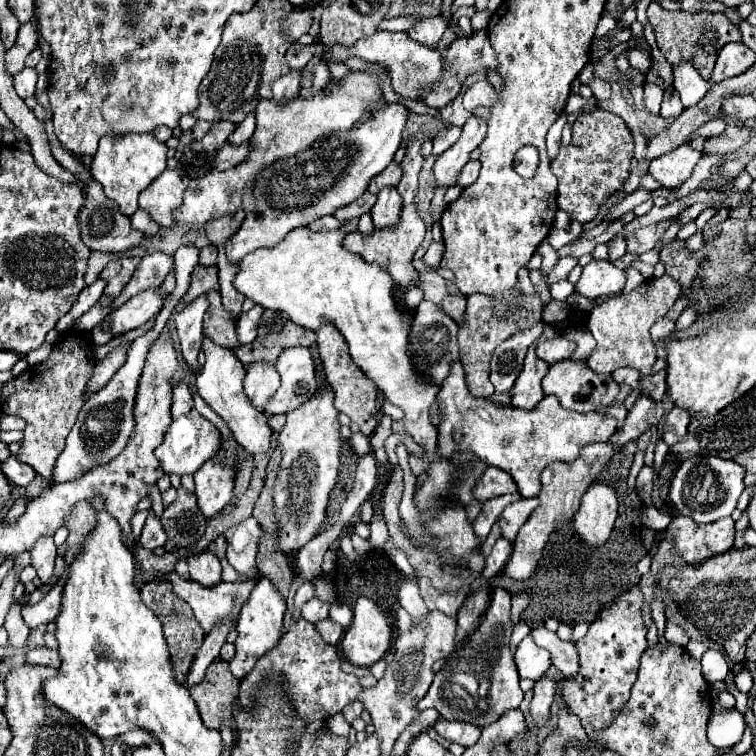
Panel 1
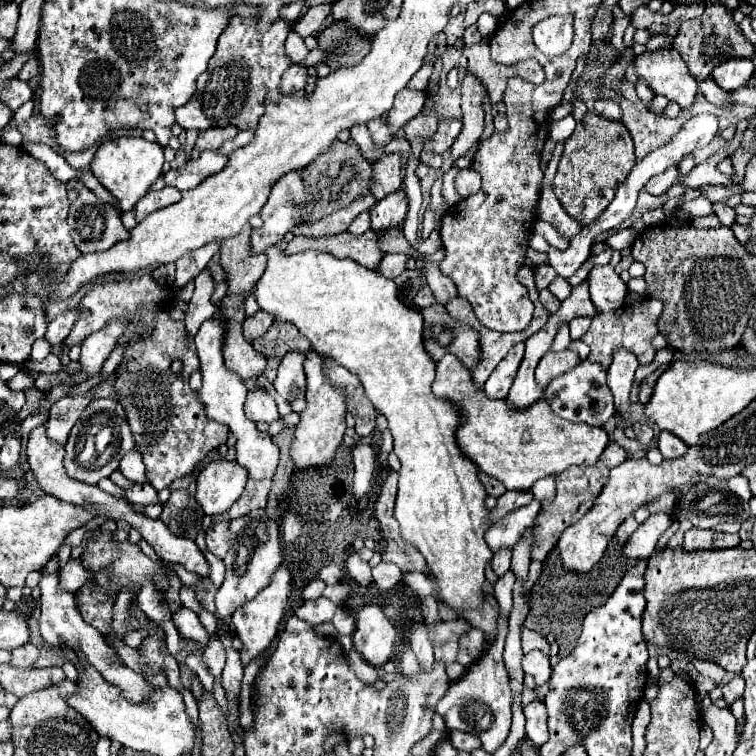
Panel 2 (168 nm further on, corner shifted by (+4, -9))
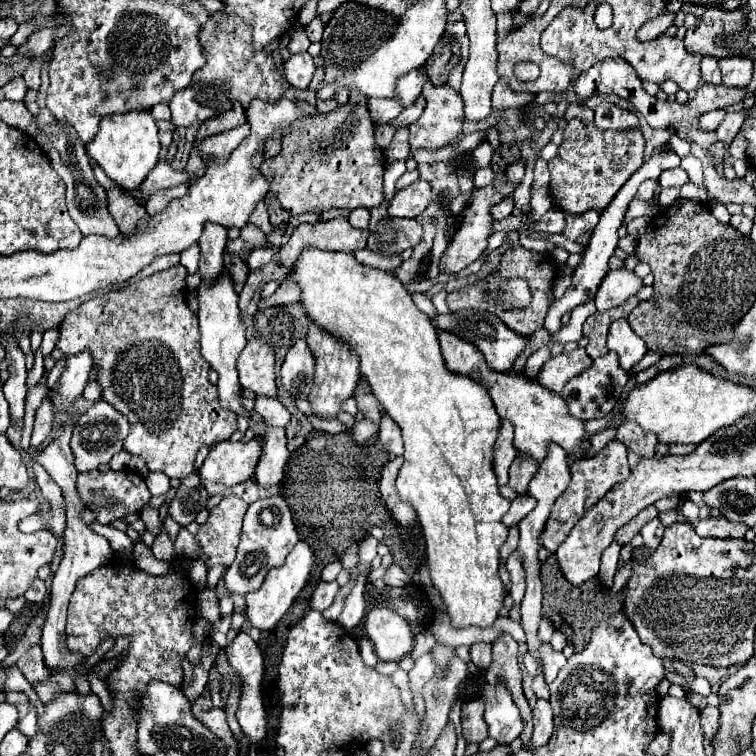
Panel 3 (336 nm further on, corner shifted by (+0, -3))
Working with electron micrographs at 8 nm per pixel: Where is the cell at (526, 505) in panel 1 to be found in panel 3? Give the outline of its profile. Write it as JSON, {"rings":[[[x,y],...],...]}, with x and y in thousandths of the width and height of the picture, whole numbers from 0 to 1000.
{"rings":[[[700,653],[684,656],[684,659],[676,664],[673,677],[665,683],[665,693],[668,693],[671,698],[684,696],[684,693],[708,672],[708,667],[710,667],[710,661],[708,661],[705,656],[700,656]]]}

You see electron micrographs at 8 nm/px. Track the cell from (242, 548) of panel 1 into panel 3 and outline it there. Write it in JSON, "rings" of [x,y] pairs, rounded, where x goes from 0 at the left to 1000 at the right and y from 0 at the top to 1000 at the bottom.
{"rings":[[[358,656],[343,664],[335,664],[324,680],[313,735],[295,762],[300,786],[308,788],[308,786],[329,786],[332,780],[343,780],[353,757],[374,746],[374,741],[385,730],[385,725],[393,720],[393,714],[396,714],[396,706],[388,693],[385,675],[372,656]]]}

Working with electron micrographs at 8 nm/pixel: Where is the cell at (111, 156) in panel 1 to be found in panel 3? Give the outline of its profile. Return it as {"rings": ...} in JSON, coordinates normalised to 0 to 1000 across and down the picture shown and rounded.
{"rings":[[[189,146],[189,148],[142,153],[142,159],[131,164],[128,180],[112,196],[115,196],[115,204],[139,225],[139,230],[152,243],[157,243],[168,254],[176,254],[189,243],[194,228],[205,222],[205,217],[210,214],[213,190],[210,190],[208,167],[200,148]]]}

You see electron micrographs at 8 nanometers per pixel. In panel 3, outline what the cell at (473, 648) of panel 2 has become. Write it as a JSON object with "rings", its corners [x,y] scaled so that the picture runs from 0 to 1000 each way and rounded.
{"rings":[[[644,849],[626,852],[620,865],[623,865],[623,876],[636,886],[642,886],[649,878],[649,852],[644,852]]]}

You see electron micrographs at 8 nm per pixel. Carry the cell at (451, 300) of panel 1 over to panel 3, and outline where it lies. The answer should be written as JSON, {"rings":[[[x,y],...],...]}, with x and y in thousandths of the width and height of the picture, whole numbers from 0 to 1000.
{"rings":[[[512,265],[504,267],[499,275],[491,275],[491,294],[488,294],[488,320],[485,328],[509,339],[530,336],[533,331],[549,328],[560,315],[560,302],[546,288],[517,288],[512,283]]]}

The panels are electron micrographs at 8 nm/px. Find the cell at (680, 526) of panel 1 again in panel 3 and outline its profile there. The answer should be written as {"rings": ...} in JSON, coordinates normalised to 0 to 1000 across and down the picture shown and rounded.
{"rings":[[[933,685],[919,696],[919,704],[925,709],[940,709],[940,712],[985,712],[985,704],[991,698],[985,693],[964,690],[962,685]]]}

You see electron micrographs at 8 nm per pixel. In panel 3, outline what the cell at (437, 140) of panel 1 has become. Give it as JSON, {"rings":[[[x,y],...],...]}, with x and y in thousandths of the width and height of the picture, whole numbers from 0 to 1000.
{"rings":[[[560,114],[565,140],[557,156],[541,167],[544,198],[578,198],[597,190],[612,172],[612,132],[594,114]]]}

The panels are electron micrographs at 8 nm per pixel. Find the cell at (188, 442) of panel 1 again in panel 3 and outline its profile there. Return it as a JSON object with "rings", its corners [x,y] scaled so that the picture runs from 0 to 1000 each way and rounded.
{"rings":[[[234,349],[189,370],[179,370],[165,381],[147,384],[126,392],[99,410],[94,410],[78,431],[75,458],[86,471],[104,468],[110,460],[120,460],[128,489],[128,503],[136,513],[136,529],[152,542],[168,550],[173,569],[163,585],[163,593],[192,608],[200,624],[216,624],[224,632],[245,632],[258,622],[261,595],[274,587],[303,582],[313,569],[313,550],[292,542],[287,511],[274,503],[276,481],[263,466],[263,434],[261,418],[245,399],[245,365],[247,357]]]}

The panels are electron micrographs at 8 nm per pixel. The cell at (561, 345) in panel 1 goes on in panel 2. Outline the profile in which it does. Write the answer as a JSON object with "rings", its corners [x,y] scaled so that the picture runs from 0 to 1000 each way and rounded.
{"rings":[[[758,463],[724,466],[724,468],[716,474],[713,484],[710,484],[708,503],[710,503],[710,508],[713,508],[716,513],[724,513],[724,508],[726,508],[731,500],[737,500],[737,497],[747,495],[750,489],[761,487],[766,479],[769,479],[769,476],[766,476],[766,468],[758,466]]]}

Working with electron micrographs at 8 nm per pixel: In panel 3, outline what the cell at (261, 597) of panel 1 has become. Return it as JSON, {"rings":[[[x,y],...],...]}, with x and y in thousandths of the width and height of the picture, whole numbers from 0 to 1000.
{"rings":[[[393,717],[390,725],[385,728],[385,733],[380,735],[377,746],[372,751],[361,751],[348,775],[337,783],[329,783],[324,788],[324,815],[327,820],[332,823],[332,828],[337,828],[340,833],[345,836],[353,836],[353,833],[361,833],[364,825],[377,815],[377,810],[385,804],[388,794],[393,791],[393,786],[398,783],[398,778],[403,775],[406,770],[406,762],[414,751],[414,730],[411,725],[403,720],[403,717]]]}

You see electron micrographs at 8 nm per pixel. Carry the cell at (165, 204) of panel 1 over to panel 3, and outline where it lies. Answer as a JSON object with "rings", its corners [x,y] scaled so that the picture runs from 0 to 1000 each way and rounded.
{"rings":[[[239,243],[239,246],[229,246],[229,249],[221,249],[221,251],[205,254],[205,257],[194,265],[194,270],[192,270],[194,283],[197,283],[197,286],[210,283],[229,262],[239,262],[245,254],[247,254],[247,243]]]}

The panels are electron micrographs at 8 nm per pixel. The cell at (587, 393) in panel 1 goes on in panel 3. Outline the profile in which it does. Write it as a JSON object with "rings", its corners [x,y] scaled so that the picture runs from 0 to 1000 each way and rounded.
{"rings":[[[806,466],[790,476],[784,476],[782,487],[771,489],[769,497],[761,497],[755,500],[747,513],[745,513],[745,526],[750,529],[750,537],[753,537],[753,548],[766,553],[766,556],[784,556],[784,553],[798,553],[803,550],[813,532],[819,529],[827,508],[832,503],[832,495],[827,489],[821,489],[819,484],[819,476],[816,476],[816,468],[813,466]]]}

